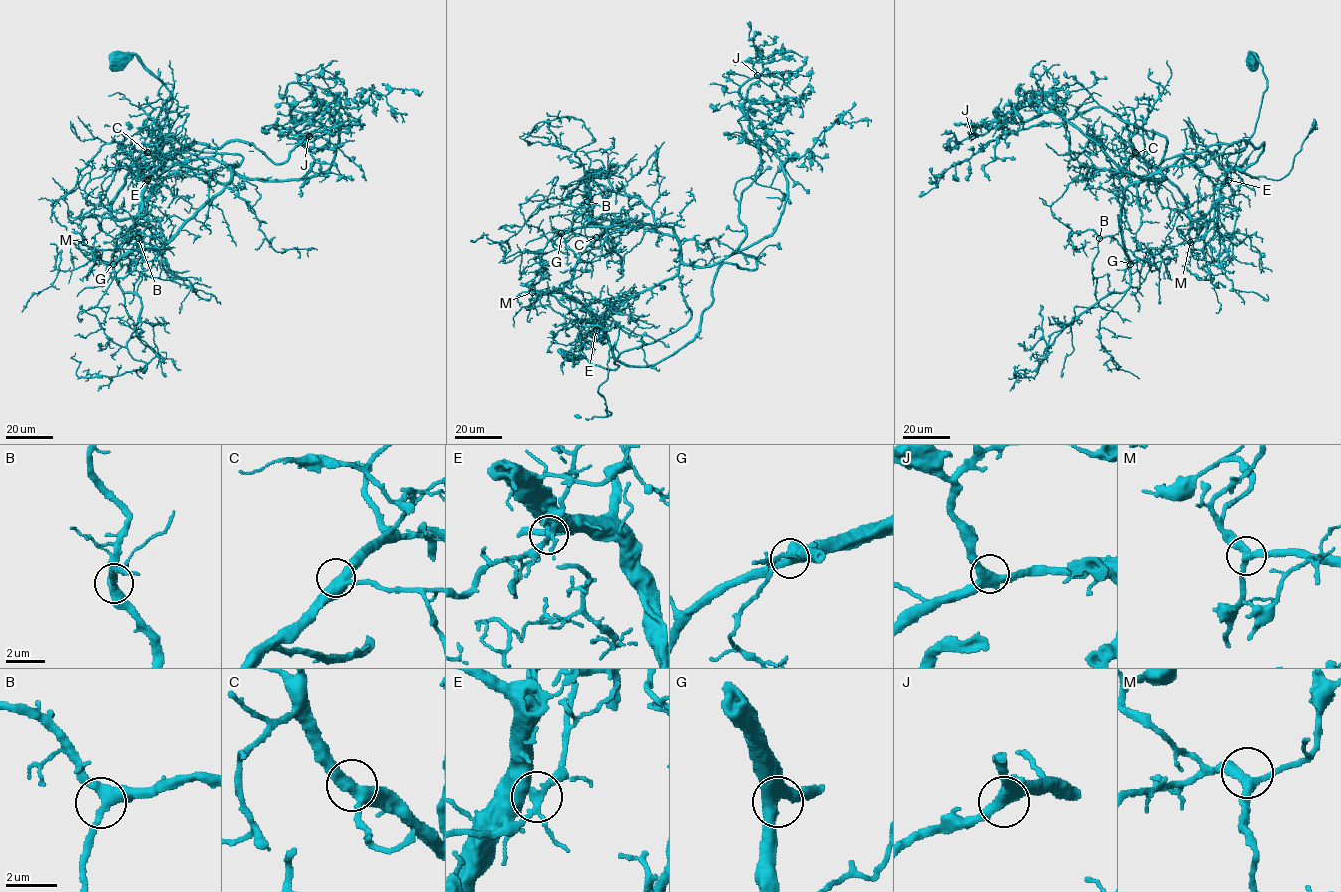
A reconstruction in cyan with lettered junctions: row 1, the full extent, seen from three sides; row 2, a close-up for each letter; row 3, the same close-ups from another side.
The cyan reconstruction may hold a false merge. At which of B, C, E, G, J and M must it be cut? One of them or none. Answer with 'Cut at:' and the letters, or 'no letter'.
Cut at: E

